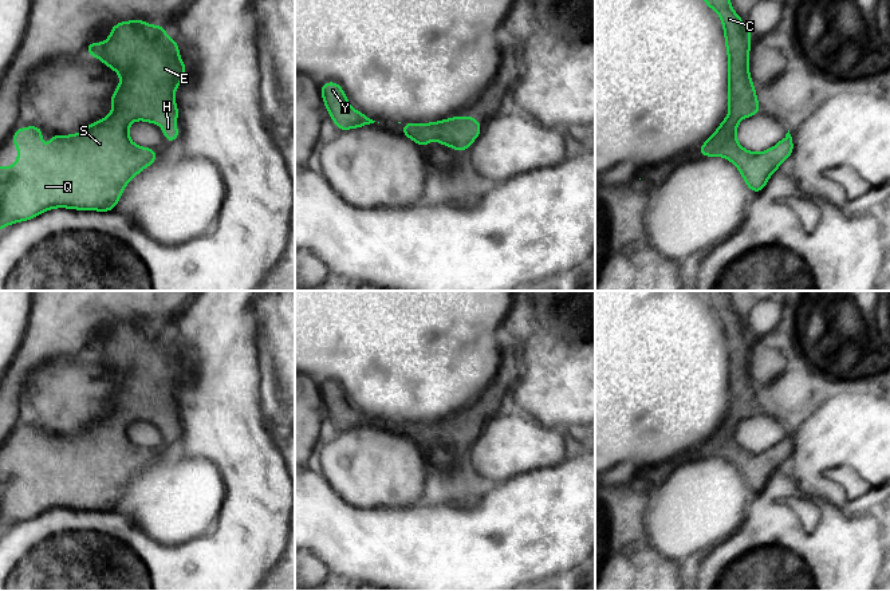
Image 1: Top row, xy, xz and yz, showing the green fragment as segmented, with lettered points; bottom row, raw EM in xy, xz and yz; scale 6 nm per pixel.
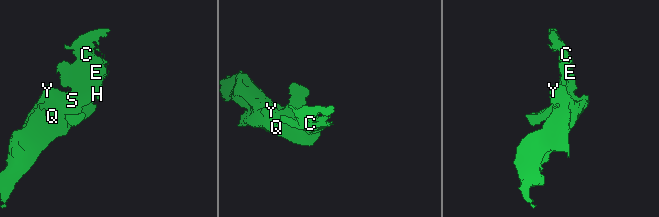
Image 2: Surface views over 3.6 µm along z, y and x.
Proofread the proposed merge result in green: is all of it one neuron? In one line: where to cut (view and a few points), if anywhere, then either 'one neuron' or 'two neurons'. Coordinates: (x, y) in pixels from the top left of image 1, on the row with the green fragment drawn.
cut none; one neuron

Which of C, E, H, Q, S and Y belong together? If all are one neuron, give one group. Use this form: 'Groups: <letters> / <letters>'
Groups: C E H Q S Y

